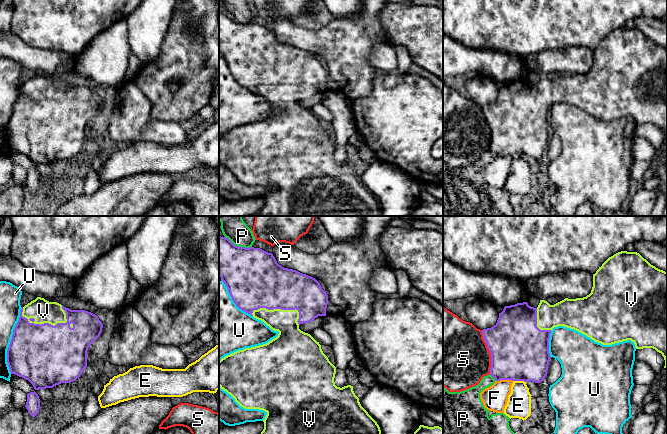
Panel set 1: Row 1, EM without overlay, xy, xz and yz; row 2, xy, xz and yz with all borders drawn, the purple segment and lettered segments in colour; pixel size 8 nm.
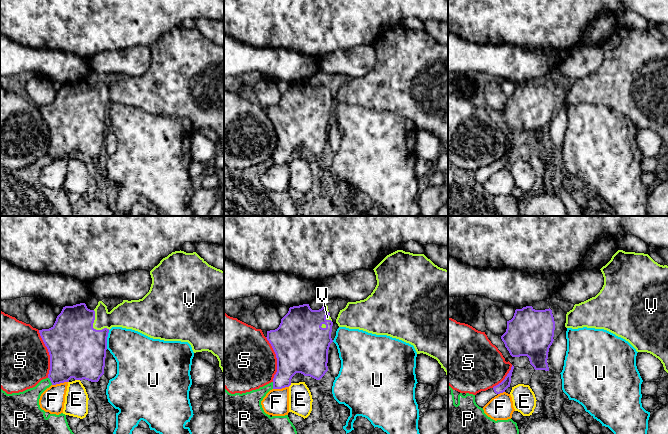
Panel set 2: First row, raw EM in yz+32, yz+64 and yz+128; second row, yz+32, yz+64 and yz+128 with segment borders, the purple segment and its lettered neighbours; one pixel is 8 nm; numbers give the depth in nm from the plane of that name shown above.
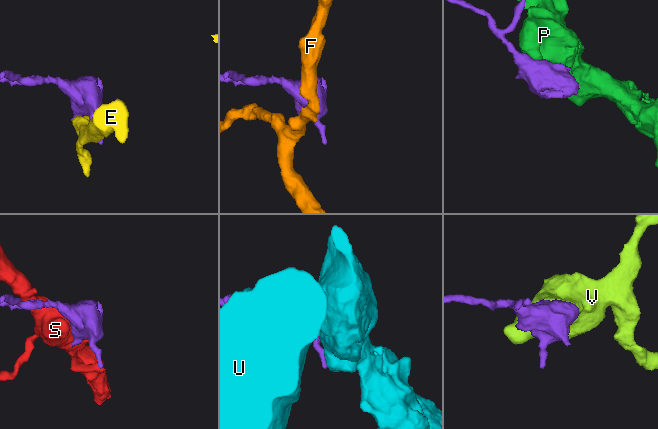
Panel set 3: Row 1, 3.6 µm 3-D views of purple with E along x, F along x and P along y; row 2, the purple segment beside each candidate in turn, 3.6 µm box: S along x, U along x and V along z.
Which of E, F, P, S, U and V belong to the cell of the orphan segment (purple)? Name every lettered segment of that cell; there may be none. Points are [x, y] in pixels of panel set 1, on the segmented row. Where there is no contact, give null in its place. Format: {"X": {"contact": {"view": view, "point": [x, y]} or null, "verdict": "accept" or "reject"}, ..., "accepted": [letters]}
{"E": {"contact": {"view": "yz", "point": [519, 380]}, "verdict": "reject"}, "F": {"contact": {"view": "yz", "point": [504, 379]}, "verdict": "reject"}, "P": {"contact": {"view": "xz", "point": [237, 246]}, "verdict": "reject"}, "S": {"contact": {"view": "yz", "point": [490, 352]}, "verdict": "reject"}, "U": {"contact": {"view": "xy", "point": [11, 340]}, "verdict": "reject"}, "V": {"contact": {"view": "xy", "point": [41, 324]}, "verdict": "accept"}, "accepted": ["V"]}

